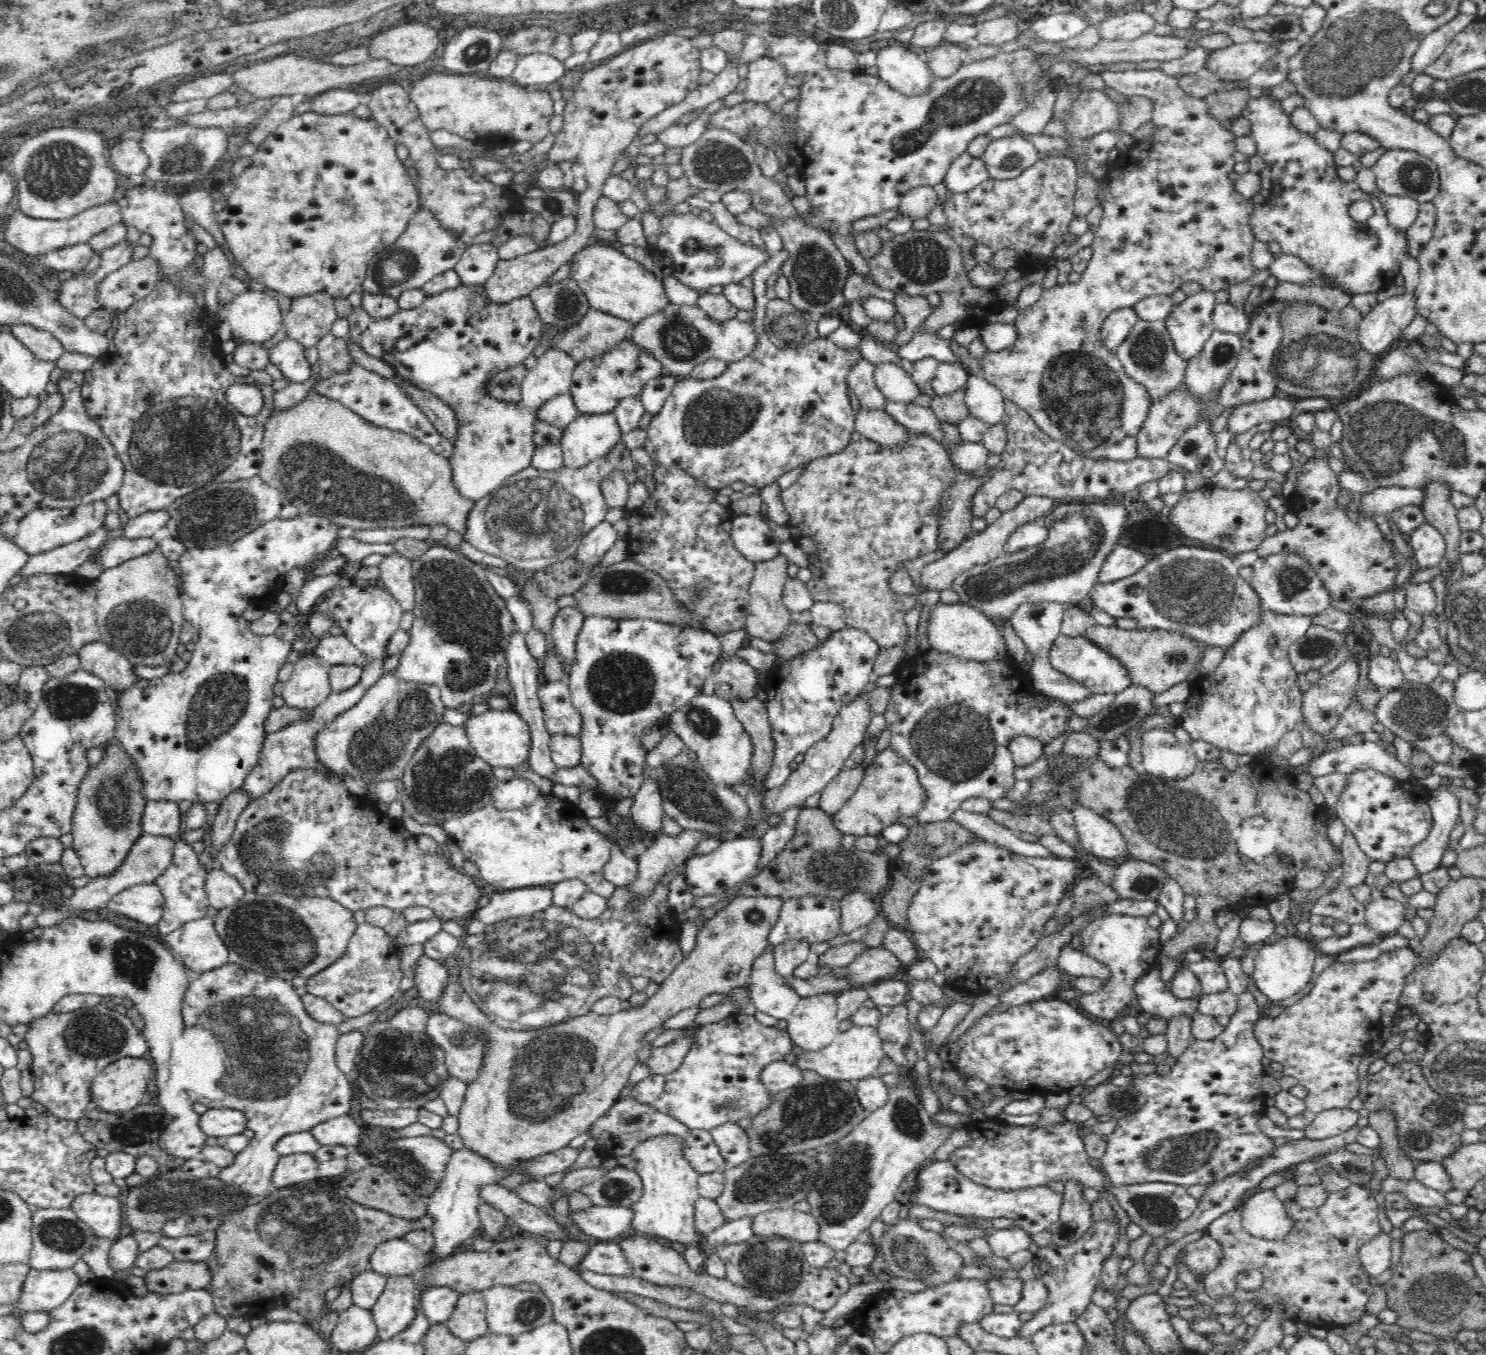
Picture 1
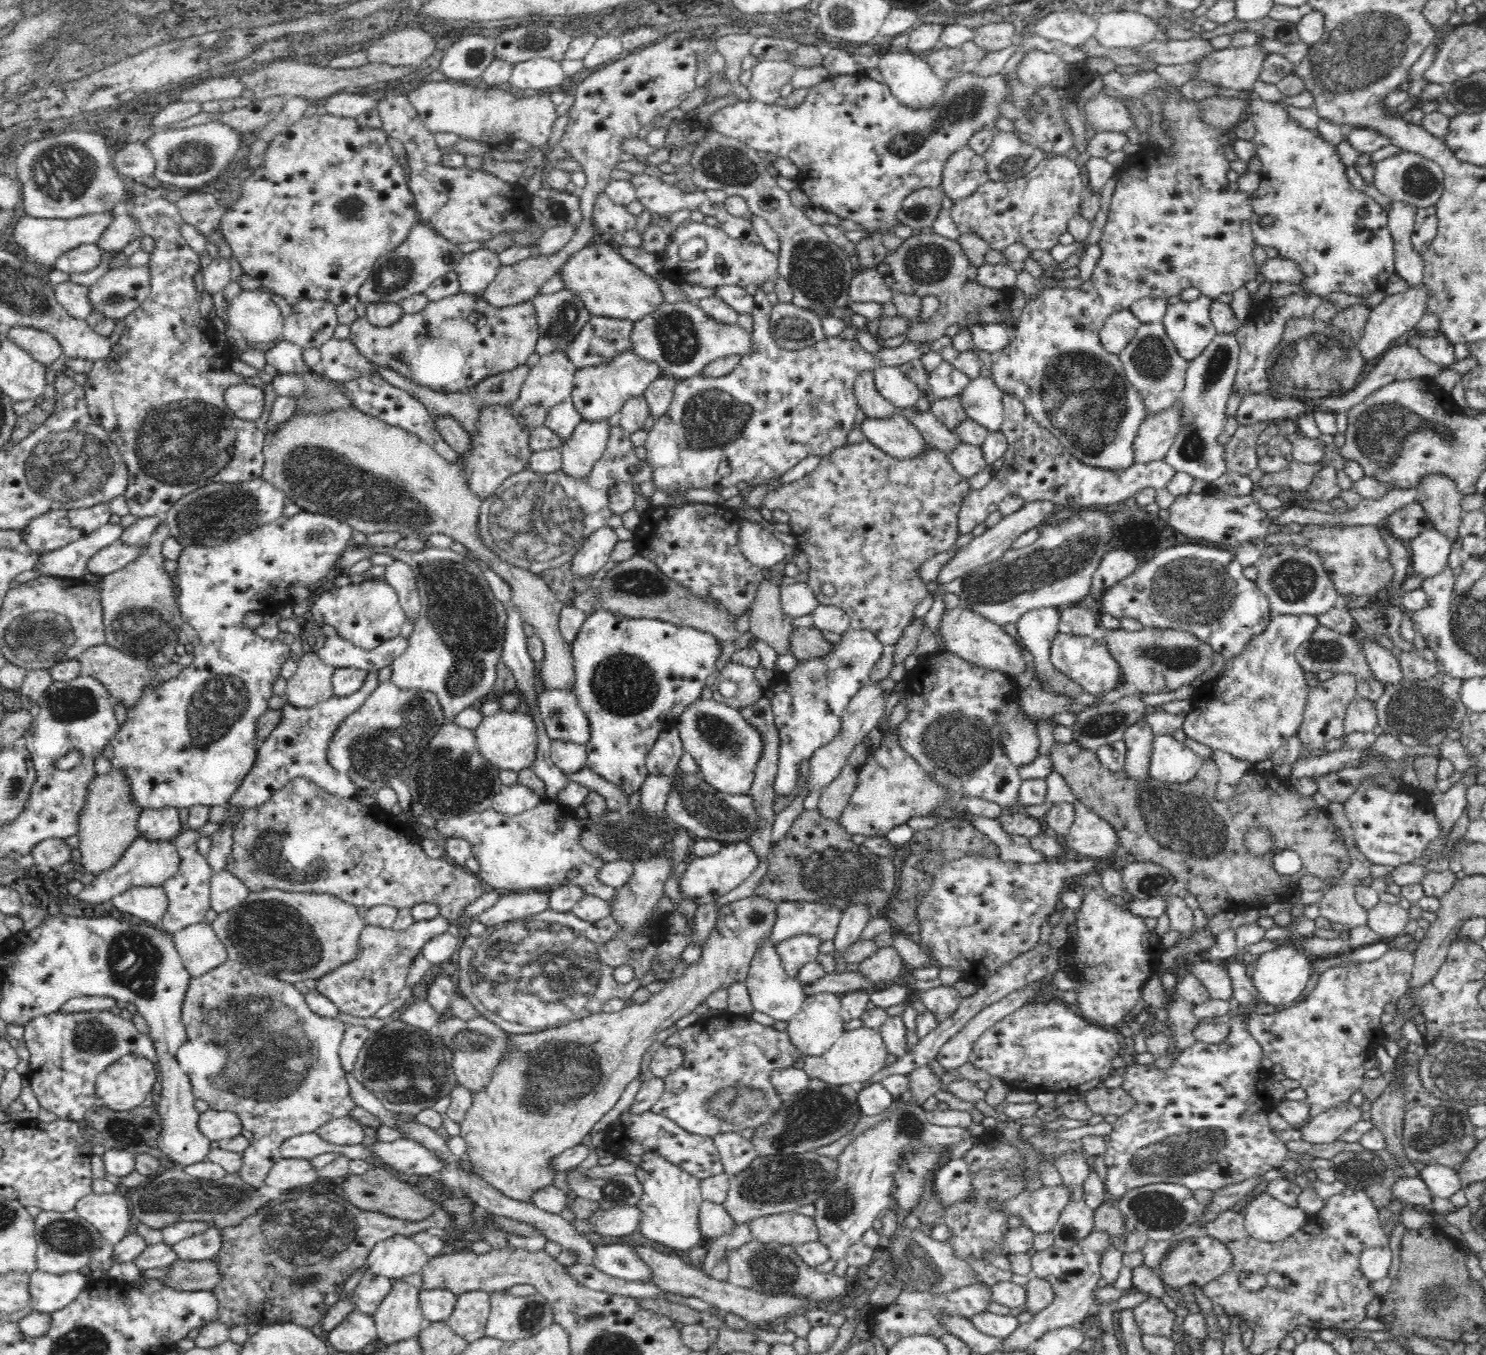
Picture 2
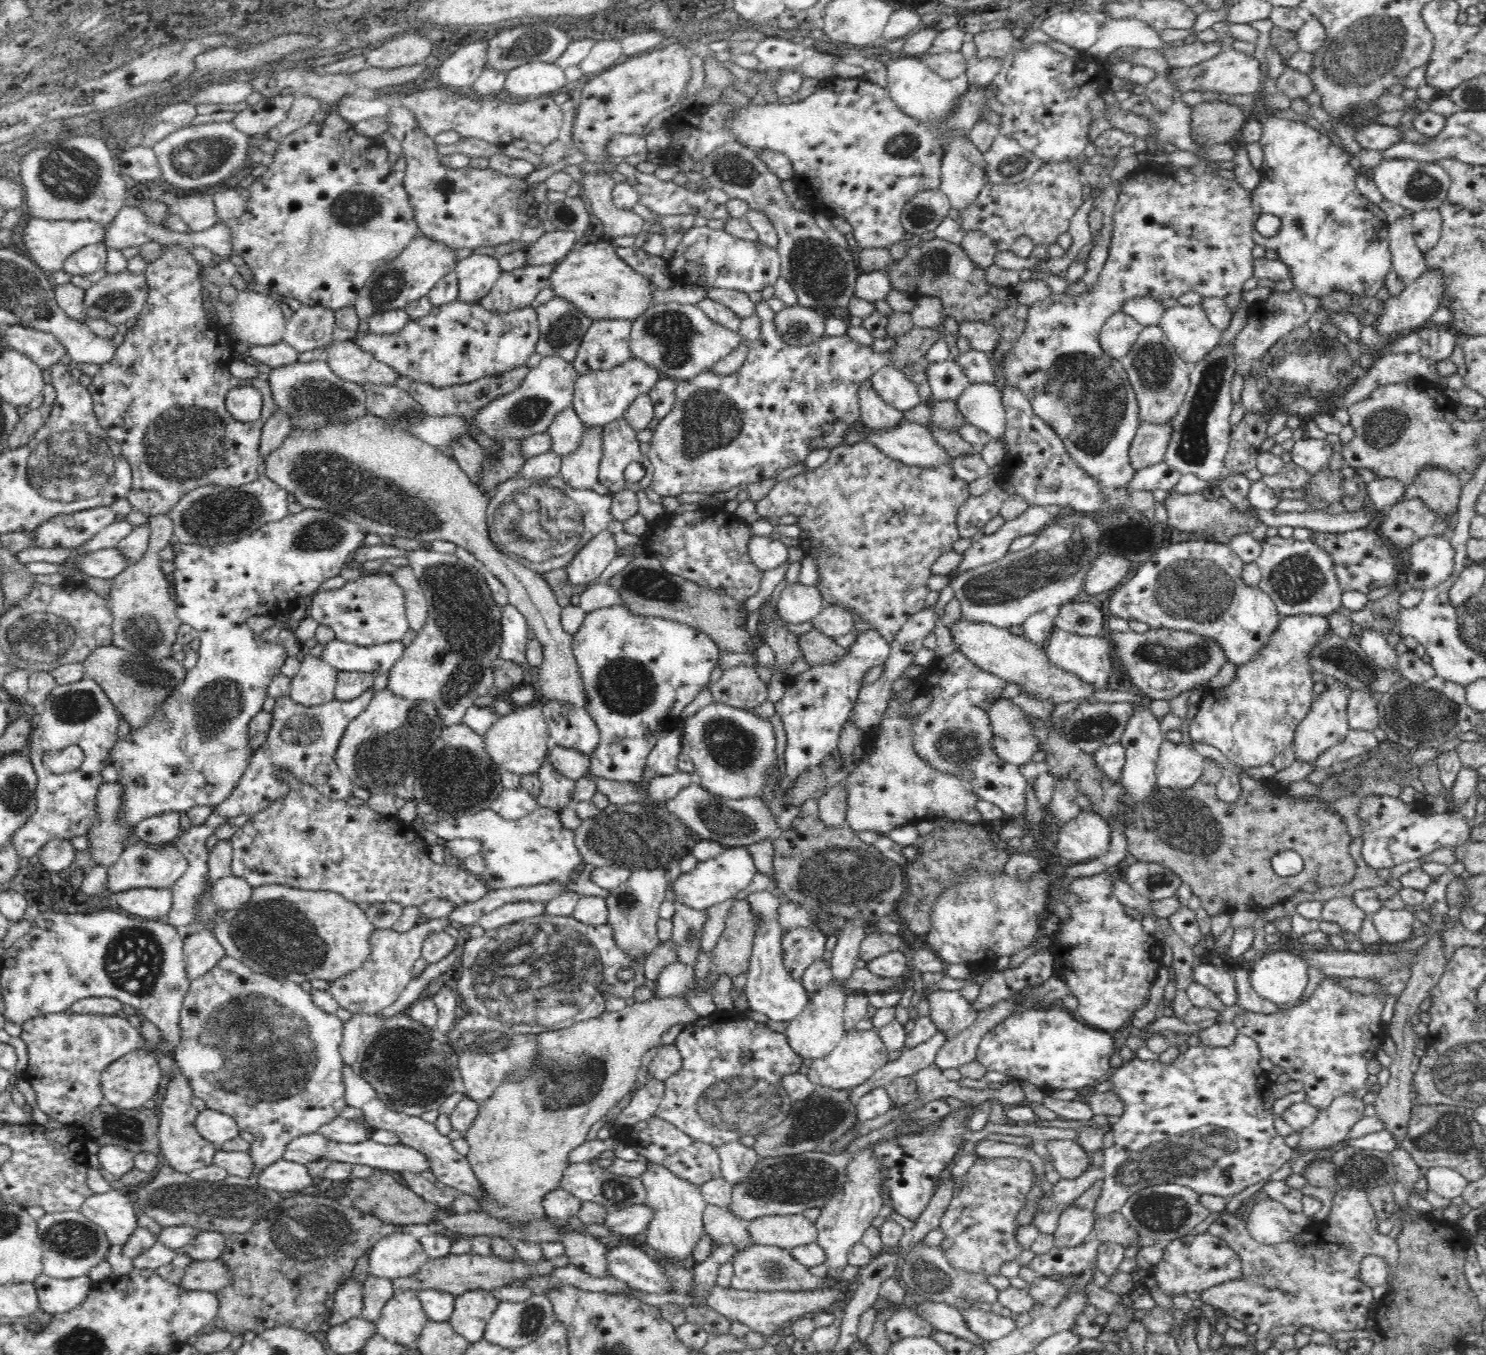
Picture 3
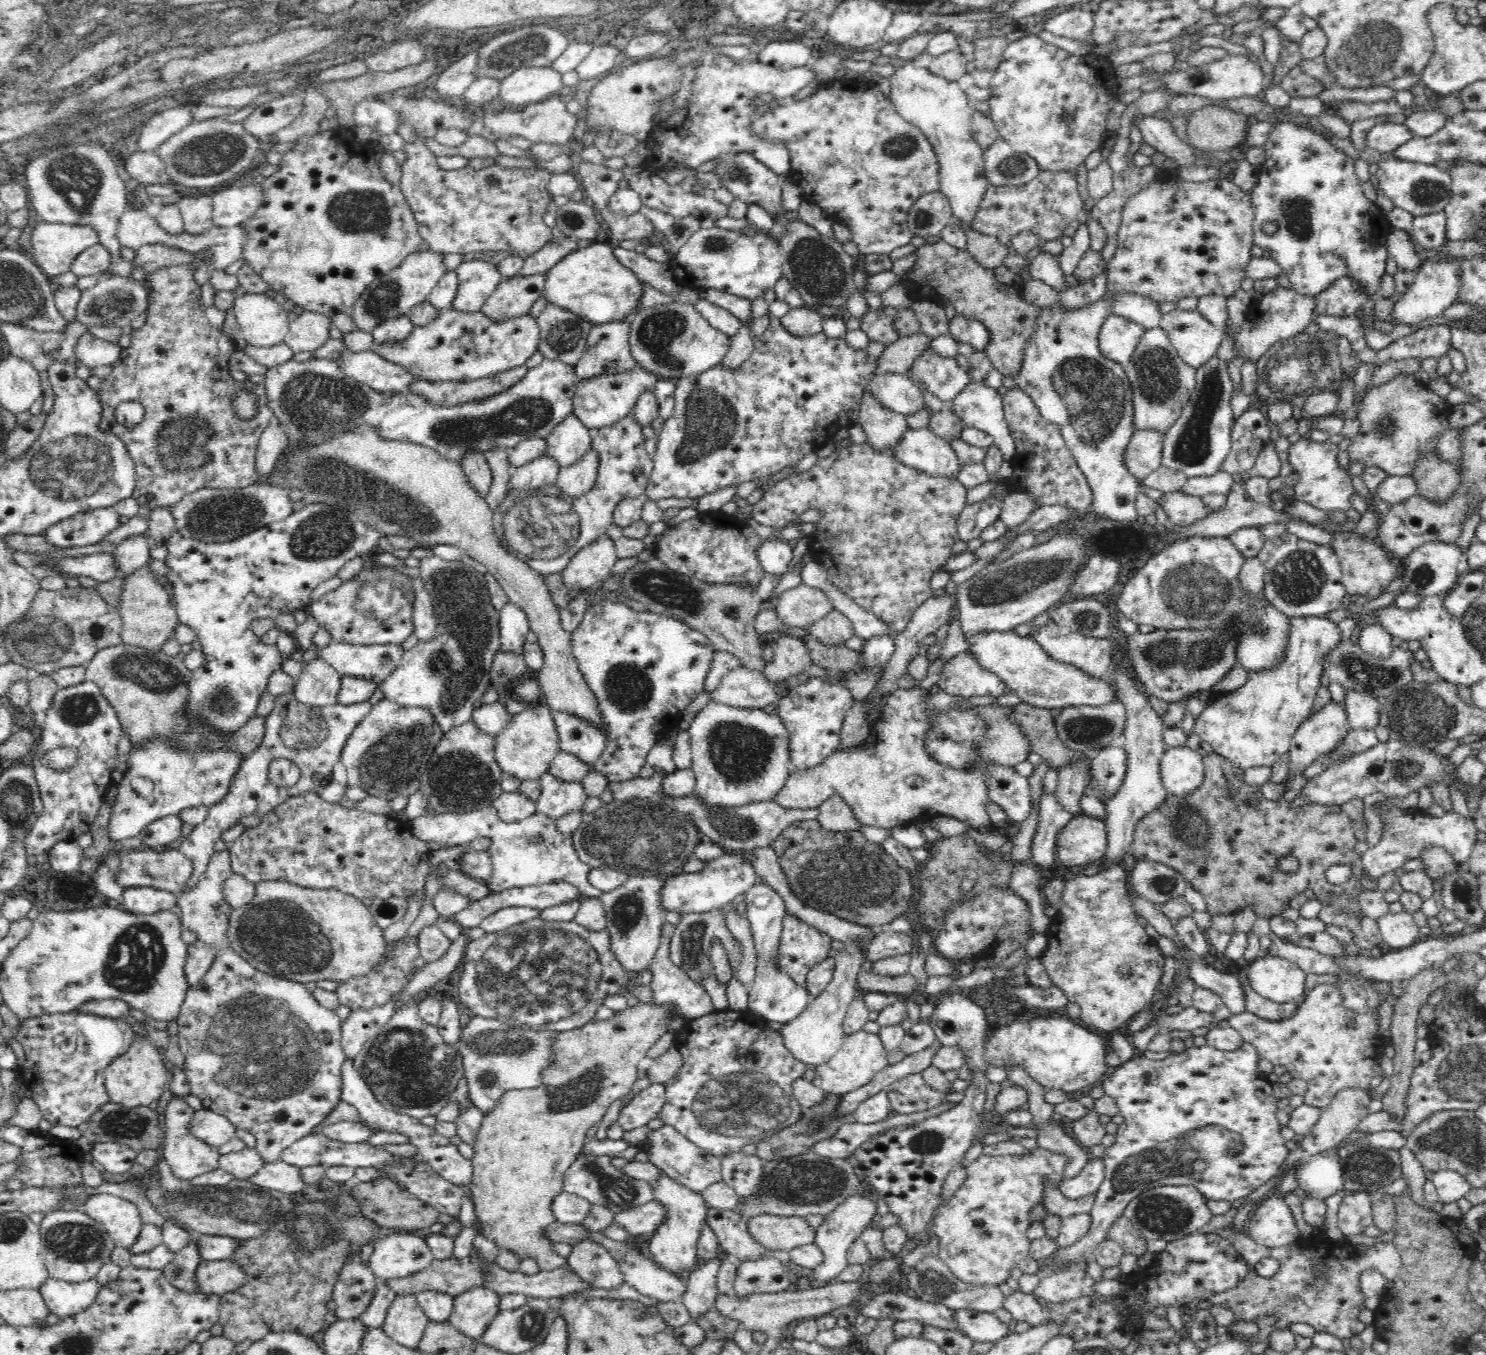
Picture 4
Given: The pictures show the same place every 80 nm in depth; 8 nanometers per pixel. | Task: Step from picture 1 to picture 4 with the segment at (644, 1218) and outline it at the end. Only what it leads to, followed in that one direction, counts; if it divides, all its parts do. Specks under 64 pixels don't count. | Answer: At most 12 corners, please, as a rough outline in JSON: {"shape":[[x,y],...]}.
{"shape":[[662,1174],[652,1182],[667,1218],[649,1240],[672,1274],[699,1266],[709,1208],[699,1192]]}

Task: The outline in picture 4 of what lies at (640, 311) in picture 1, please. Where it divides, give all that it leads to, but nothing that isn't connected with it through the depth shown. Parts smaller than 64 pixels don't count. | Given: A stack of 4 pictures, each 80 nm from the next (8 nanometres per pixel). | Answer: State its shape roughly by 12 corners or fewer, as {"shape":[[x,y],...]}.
{"shape":[[614,242],[582,244],[545,274],[547,304],[593,325],[639,307]]}

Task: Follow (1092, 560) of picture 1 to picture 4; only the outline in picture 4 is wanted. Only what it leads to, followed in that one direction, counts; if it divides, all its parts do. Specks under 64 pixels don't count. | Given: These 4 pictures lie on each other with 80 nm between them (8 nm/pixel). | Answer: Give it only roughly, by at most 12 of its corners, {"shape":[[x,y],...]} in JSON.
{"shape":[[1058,533],[957,586],[964,635],[1013,631],[1092,553]]}

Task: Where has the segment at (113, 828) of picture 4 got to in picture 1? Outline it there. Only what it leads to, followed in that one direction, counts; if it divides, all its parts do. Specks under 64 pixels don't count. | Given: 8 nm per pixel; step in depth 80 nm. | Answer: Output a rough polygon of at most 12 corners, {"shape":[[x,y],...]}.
{"shape":[[298,513],[179,558],[188,667],[119,697],[146,802],[217,802],[292,650],[242,617],[340,525]]}

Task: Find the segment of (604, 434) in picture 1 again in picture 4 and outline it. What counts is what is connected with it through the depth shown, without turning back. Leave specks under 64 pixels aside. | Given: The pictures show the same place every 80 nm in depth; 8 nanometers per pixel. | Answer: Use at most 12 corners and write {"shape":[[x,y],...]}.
{"shape":[[590,446],[580,462],[560,467],[557,492],[572,498],[596,484],[599,454]]}

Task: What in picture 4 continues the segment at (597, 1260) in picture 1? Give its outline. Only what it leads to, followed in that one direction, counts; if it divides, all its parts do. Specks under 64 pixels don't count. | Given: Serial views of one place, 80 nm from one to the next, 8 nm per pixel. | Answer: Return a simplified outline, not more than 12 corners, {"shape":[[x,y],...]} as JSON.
{"shape":[[638,1250],[618,1263],[624,1282],[648,1298],[676,1302],[688,1283]]}

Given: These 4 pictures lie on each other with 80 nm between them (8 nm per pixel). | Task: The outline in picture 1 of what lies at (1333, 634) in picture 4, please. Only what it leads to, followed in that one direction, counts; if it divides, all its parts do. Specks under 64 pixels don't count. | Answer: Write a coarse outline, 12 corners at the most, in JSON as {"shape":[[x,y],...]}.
{"shape":[[1312,618],[1262,623],[1190,684],[1180,726],[1238,755],[1303,722],[1290,648]]}

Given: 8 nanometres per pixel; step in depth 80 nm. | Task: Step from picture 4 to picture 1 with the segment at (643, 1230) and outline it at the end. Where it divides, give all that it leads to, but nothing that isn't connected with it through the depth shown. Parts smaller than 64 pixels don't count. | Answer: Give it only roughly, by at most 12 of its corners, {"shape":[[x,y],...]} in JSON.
{"shape":[[594,1207],[568,1217],[588,1236],[618,1238],[632,1227],[634,1211]]}

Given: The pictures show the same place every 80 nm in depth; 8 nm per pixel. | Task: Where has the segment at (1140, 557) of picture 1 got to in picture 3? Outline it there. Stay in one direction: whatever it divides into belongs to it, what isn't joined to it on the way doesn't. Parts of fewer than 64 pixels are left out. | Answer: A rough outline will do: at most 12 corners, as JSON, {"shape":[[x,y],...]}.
{"shape":[[1099,554],[1084,592],[1100,594],[1121,584],[1130,562]]}

